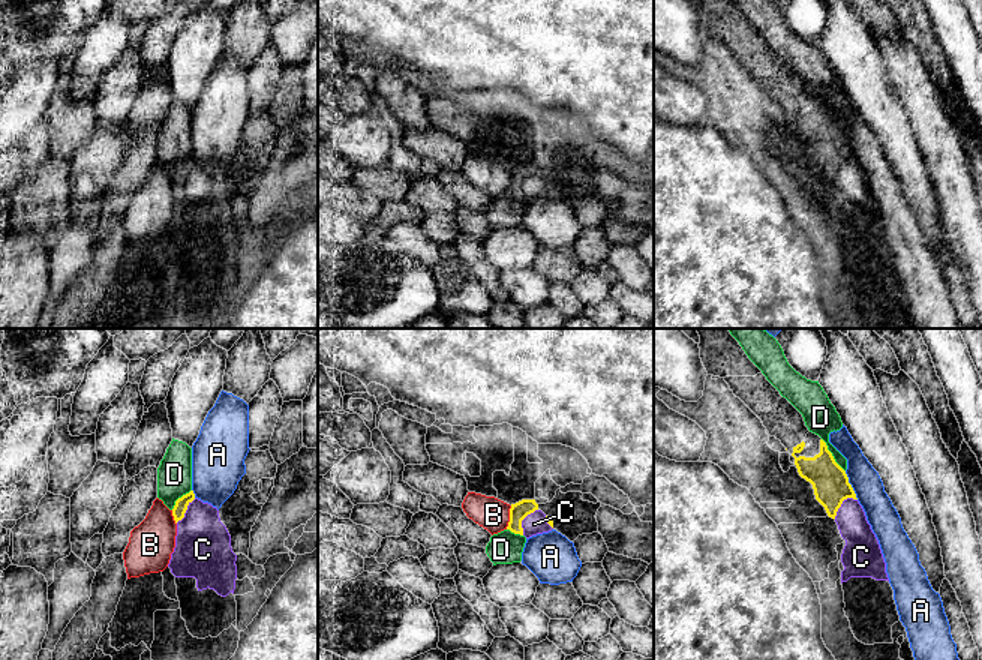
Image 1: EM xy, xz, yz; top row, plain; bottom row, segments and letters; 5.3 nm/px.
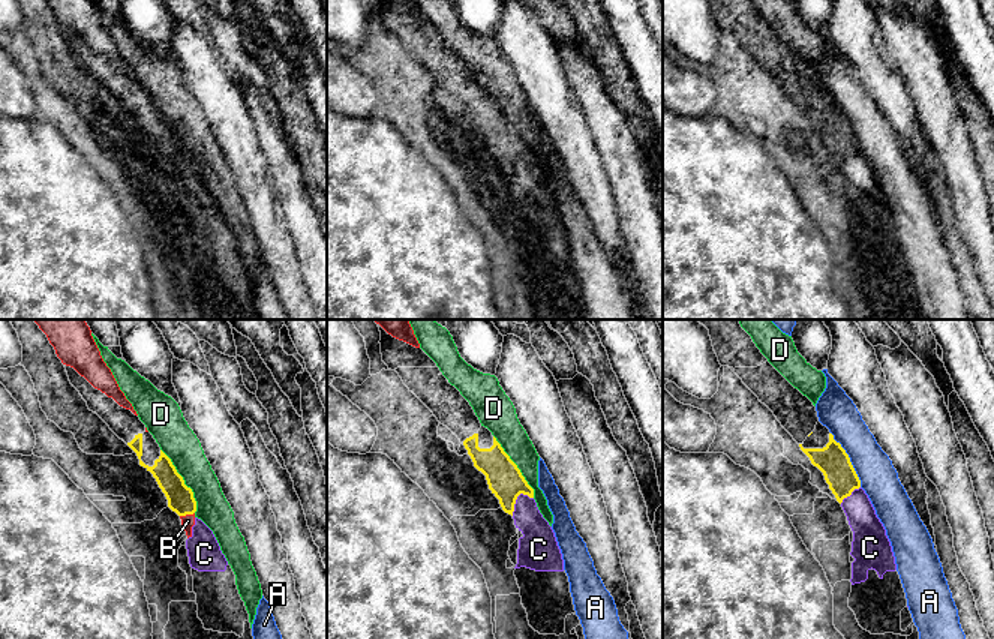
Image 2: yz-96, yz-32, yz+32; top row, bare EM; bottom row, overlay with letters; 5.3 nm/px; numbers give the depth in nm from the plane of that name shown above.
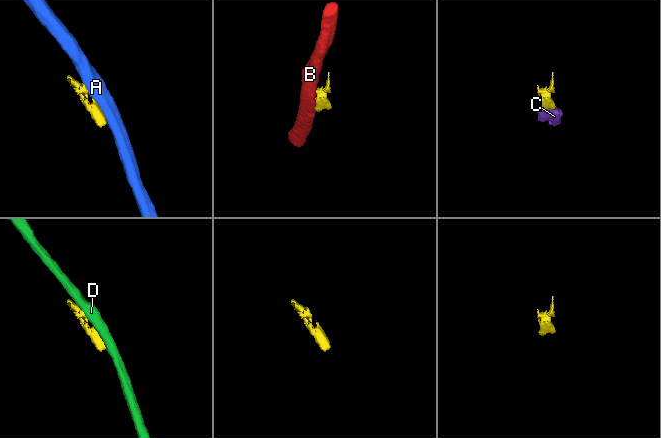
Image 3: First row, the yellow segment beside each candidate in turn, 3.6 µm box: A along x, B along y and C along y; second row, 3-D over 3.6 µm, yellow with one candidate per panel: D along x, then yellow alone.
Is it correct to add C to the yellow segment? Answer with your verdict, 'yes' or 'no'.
yes

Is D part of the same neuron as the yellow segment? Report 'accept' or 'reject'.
reject

